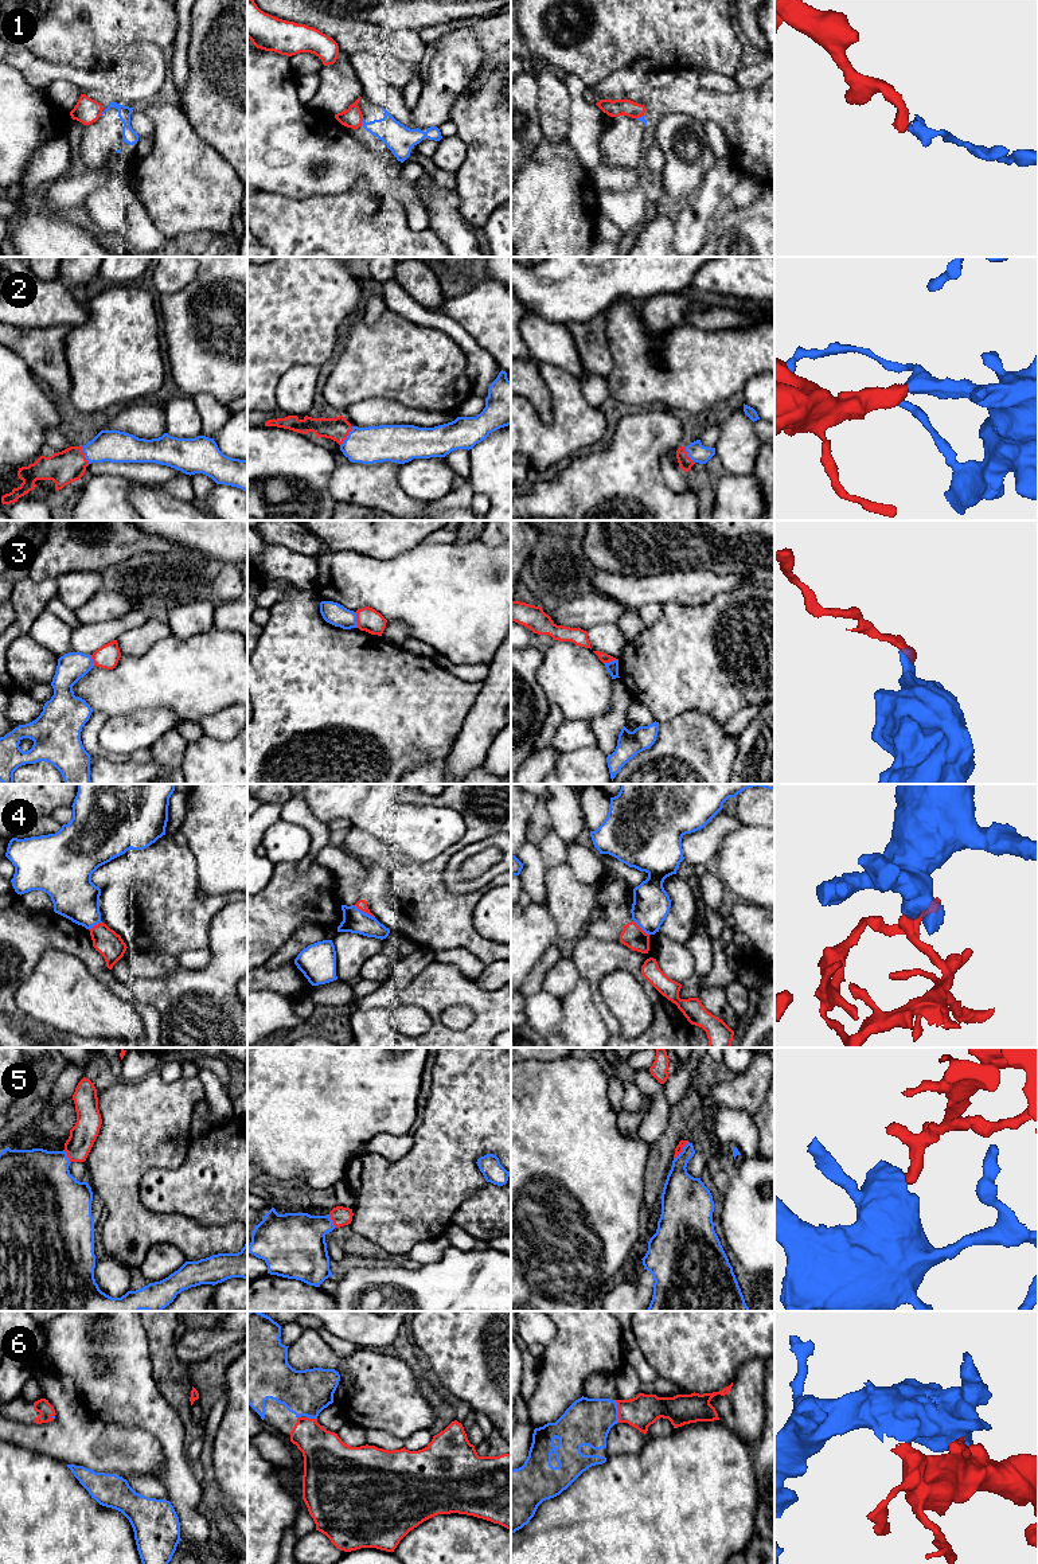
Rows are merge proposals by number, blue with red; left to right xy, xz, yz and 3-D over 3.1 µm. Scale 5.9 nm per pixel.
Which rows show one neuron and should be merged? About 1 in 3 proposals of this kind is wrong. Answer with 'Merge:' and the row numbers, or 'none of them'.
Merge: 2, 5, 6

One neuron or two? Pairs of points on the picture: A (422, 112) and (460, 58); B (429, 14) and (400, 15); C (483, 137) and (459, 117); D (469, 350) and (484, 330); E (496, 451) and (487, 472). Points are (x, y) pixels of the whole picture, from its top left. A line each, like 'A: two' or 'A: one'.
A: one
B: one
C: one
D: two
E: one

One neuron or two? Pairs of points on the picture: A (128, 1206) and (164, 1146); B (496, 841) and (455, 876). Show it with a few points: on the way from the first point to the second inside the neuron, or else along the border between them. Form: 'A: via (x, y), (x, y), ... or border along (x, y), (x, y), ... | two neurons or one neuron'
A: via (128, 1190), (128, 1177), (148, 1157) | one neuron
B: via (483, 845), (468, 851), (457, 862) | one neuron

